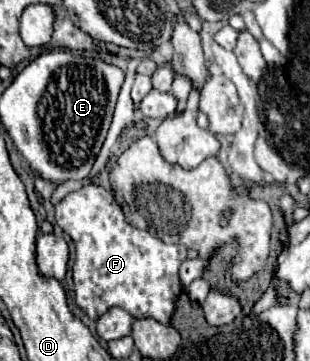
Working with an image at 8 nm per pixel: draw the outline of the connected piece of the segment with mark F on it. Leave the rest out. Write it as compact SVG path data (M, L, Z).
M90 184L88 190L84 188L80 192L66 194L64 200L56 206L56 224L72 238L76 246L76 260L72 266L74 294L76 294L76 304L88 314L88 318L96 320L108 308L120 306L126 312L130 312L134 318L150 316L162 324L170 322L170 316L174 312L174 302L182 292L178 278L180 264L186 260L186 248L182 244L164 244L162 240L150 236L148 232L130 226L124 218L122 208L112 198L112 194L98 184Z

